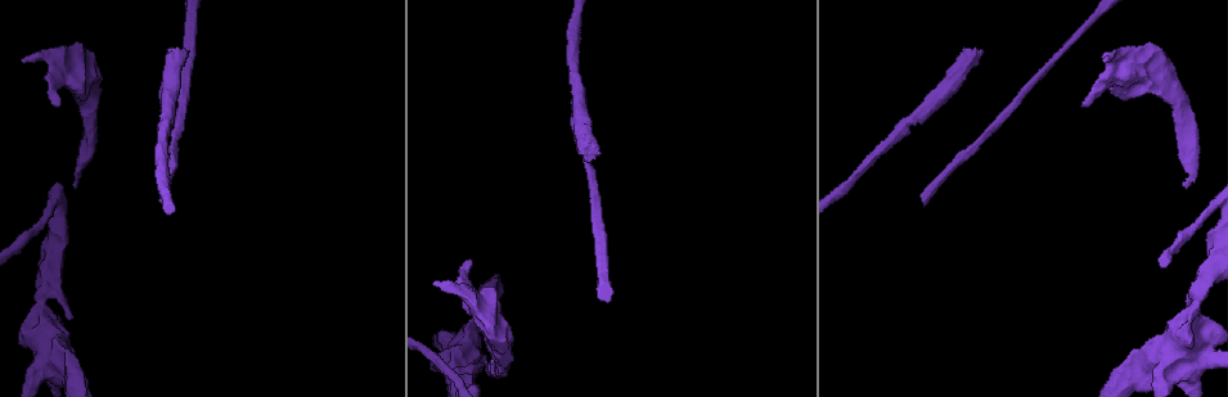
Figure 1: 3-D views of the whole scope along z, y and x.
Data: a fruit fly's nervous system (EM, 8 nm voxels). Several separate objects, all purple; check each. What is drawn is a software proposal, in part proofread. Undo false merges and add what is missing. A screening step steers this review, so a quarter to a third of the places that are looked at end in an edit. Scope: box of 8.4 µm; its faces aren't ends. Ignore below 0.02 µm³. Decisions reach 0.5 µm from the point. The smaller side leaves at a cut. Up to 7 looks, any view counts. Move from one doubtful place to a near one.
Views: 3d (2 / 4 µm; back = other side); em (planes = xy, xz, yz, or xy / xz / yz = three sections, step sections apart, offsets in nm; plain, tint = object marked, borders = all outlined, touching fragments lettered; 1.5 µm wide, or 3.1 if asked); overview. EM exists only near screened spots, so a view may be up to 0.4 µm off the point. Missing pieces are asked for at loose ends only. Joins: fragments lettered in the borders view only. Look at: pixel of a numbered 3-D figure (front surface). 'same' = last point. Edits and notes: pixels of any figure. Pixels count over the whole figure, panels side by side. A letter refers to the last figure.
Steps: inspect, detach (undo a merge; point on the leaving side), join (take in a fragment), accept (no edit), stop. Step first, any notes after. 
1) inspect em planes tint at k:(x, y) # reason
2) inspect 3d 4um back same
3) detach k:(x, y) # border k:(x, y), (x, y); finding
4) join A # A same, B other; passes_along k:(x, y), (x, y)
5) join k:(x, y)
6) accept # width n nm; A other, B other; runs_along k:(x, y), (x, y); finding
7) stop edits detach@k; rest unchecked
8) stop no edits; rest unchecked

inspect 3d 4um at 1:(23, 59) # thin end

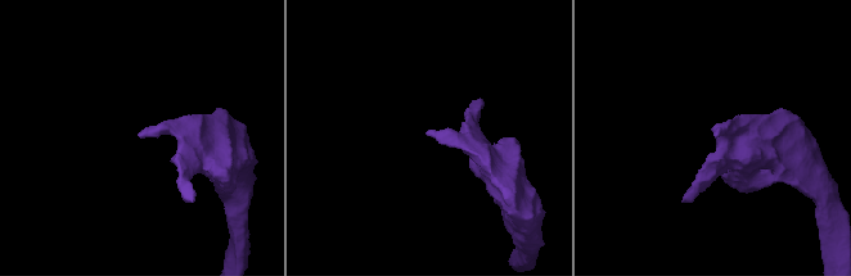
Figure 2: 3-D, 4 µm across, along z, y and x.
inspect em planes borders at 2:(427, 131)

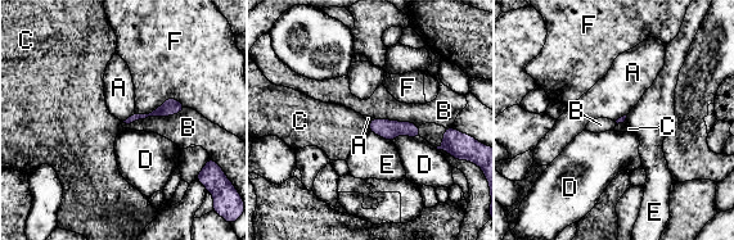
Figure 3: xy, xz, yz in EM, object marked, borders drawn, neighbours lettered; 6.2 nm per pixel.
accept # A other, B other, C other, D other, E other, F other; runs_along 3:(180, 107), (133, 118); none of them fits

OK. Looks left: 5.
inspect 3d 2um at 1:(1187, 189)

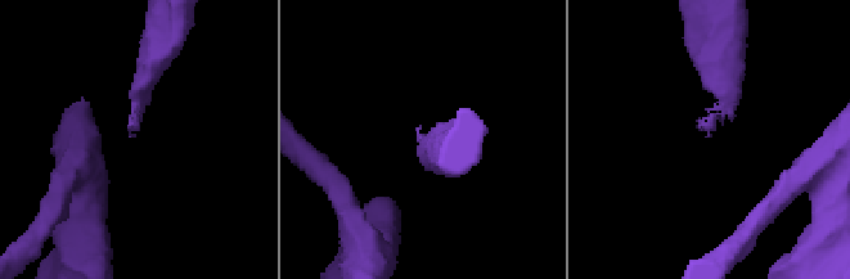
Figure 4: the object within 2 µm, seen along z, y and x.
inspect em xy step 4 tint at 4:(129, 133)

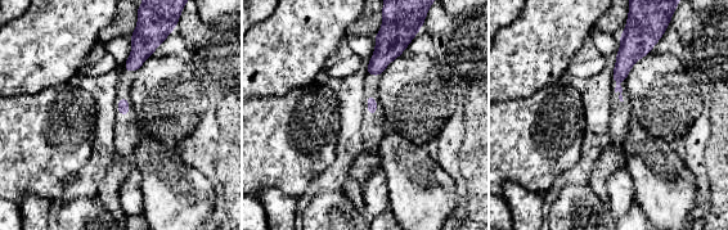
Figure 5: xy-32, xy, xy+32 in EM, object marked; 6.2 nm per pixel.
inspect em yz step 8 borders same

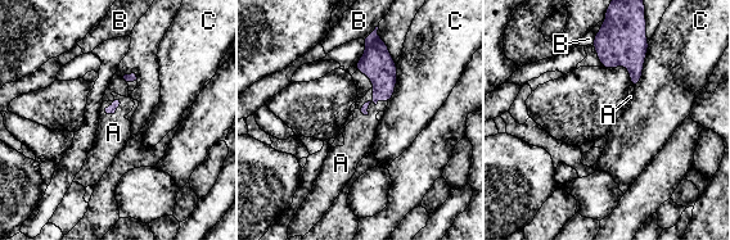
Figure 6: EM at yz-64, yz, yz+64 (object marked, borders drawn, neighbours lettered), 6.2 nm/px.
join A # A same, B other, C other; passes_along 6:(377, 64), (372, 102), (359, 135); the cell continues

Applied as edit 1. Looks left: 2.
stop edits join@6; rest unchecked

